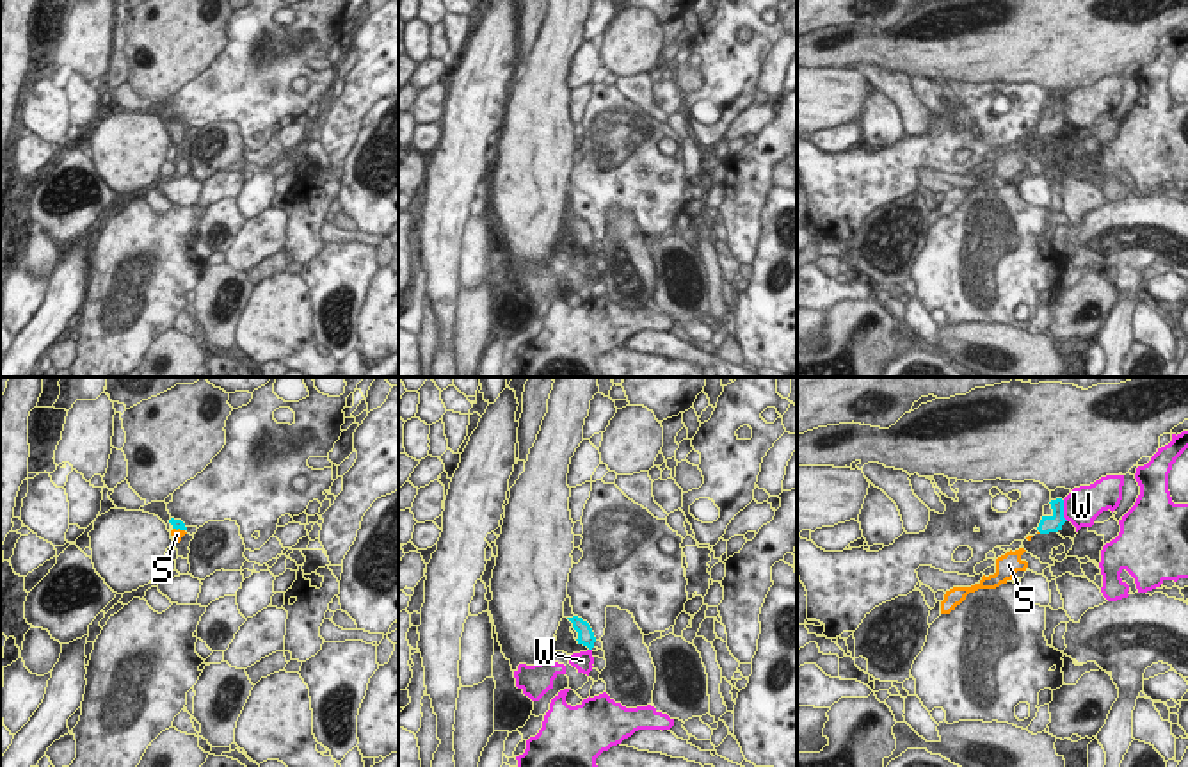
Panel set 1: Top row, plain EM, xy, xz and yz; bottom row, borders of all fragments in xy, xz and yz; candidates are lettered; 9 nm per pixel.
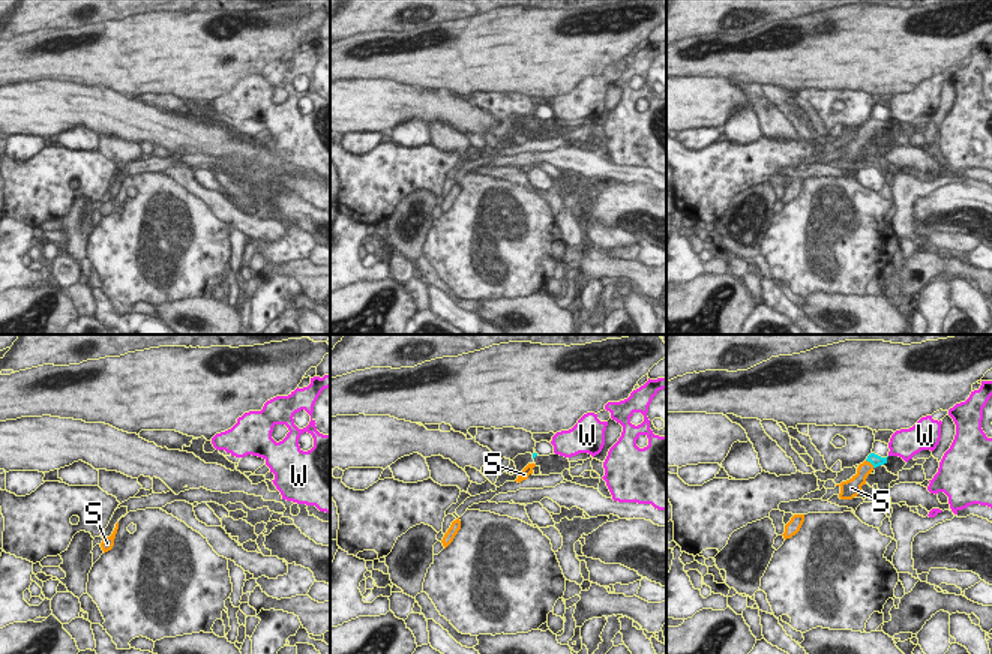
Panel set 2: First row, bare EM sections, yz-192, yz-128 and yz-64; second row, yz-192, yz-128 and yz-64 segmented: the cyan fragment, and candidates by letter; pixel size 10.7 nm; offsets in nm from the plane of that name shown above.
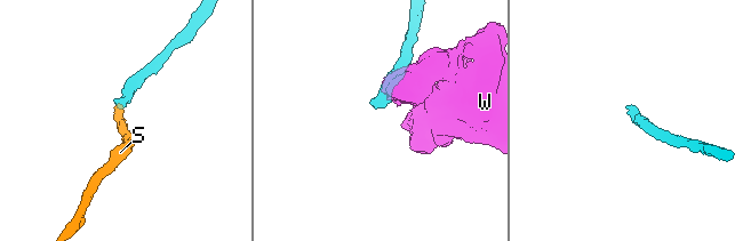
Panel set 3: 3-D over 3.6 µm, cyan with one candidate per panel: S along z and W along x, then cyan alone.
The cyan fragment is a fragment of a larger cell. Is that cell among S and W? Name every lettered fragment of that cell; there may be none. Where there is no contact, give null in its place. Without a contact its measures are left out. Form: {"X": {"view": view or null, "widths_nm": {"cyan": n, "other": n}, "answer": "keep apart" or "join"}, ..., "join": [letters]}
{"S": {"view": "xy", "widths_nm": {"cyan": 100, "other": 100}, "answer": "join"}, "W": {"view": "yz", "widths_nm": {"cyan": 160, "other": 340}, "answer": "keep apart"}, "join": ["S"]}

